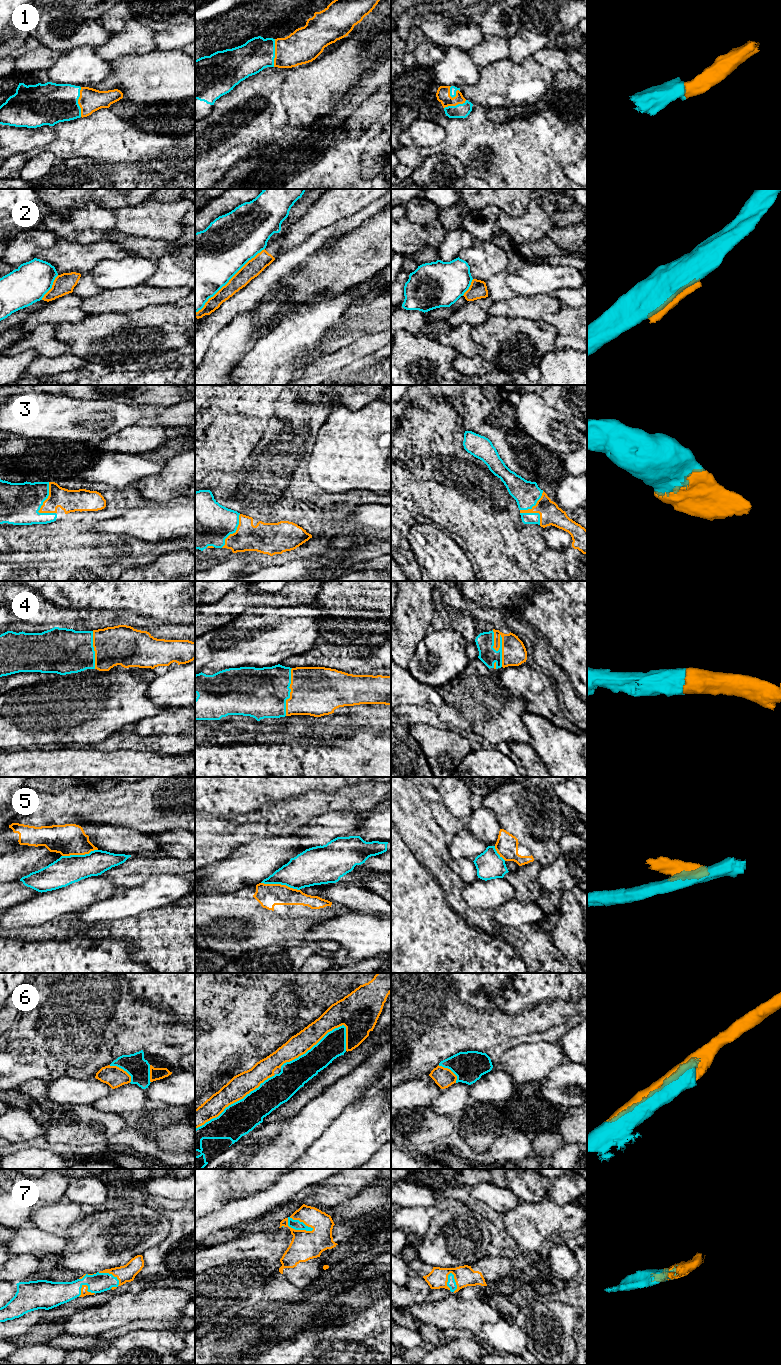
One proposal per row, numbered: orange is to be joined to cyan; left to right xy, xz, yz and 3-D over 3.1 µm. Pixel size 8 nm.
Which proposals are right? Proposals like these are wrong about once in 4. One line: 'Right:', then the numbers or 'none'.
Right: 1, 3, 4, 6, 7

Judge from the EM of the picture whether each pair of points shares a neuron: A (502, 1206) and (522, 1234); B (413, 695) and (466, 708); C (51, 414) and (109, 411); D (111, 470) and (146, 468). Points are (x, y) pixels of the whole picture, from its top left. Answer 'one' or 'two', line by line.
A: two
B: one
C: one
D: one

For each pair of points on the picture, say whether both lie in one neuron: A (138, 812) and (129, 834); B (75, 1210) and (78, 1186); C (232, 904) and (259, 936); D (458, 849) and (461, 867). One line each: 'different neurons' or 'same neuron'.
A: different neurons
B: different neurons
C: same neuron
D: different neurons

